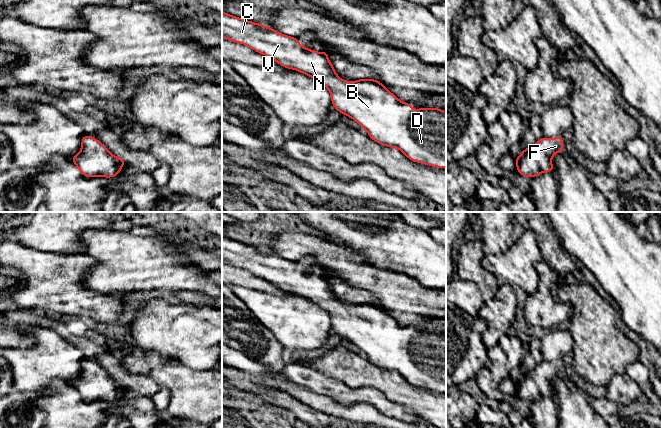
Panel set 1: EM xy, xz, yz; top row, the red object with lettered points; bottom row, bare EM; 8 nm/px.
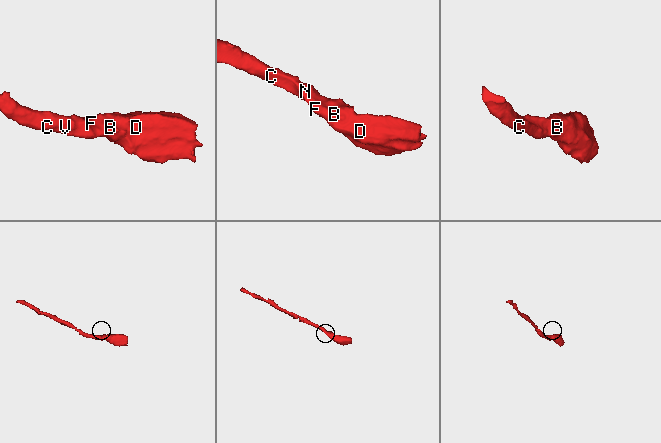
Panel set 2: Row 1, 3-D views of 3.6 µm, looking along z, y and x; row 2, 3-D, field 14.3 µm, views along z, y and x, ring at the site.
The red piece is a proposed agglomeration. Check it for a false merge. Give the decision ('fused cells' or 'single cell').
single cell

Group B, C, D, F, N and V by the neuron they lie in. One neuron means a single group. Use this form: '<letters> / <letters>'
B C D F N V

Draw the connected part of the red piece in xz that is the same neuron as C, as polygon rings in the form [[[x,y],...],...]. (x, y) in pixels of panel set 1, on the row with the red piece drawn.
[[[222,12],[222,37],[235,43],[243,44],[252,50],[267,56],[284,68],[296,70],[310,78],[317,80],[330,92],[332,106],[341,114],[344,114],[357,122],[360,128],[368,132],[368,136],[378,144],[400,150],[409,160],[425,164],[435,168],[446,169],[446,111],[435,108],[412,109],[410,102],[401,102],[380,81],[376,79],[360,78],[357,81],[346,81],[337,76],[331,61],[328,59],[328,51],[318,52],[302,46],[298,38],[277,32],[264,24],[252,22]]]

